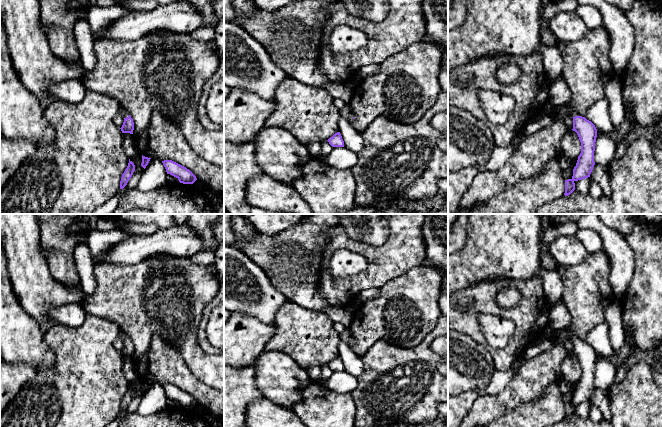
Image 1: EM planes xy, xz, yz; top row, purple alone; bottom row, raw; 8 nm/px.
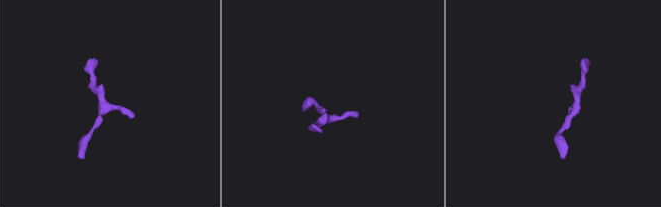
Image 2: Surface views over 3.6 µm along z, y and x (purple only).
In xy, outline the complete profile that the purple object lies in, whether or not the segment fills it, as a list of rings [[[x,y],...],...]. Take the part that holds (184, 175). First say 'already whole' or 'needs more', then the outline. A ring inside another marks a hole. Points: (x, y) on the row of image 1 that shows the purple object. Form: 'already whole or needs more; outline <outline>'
already whole; outline [[[164,160],[162,163],[167,174],[176,177],[180,183],[193,184],[197,180],[196,176],[189,169],[172,160]]]

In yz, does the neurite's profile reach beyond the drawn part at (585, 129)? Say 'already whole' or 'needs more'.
needs more

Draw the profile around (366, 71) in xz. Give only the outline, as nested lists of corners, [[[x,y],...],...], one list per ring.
[[[380,64],[366,65],[363,66],[359,71],[359,76],[362,79],[371,77],[380,71]]]

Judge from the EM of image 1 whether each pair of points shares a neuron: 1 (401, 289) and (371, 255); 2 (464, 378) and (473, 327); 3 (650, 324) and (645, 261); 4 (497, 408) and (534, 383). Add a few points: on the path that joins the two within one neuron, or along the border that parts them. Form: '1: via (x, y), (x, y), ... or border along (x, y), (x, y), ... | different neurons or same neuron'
1: border along (413, 268), (388, 280), (380, 288) | different neurons
2: border along (458, 331), (469, 335), (489, 353) | different neurons
3: via (649, 308), (649, 277) | same neuron
4: via (506, 400), (525, 387) | same neuron

